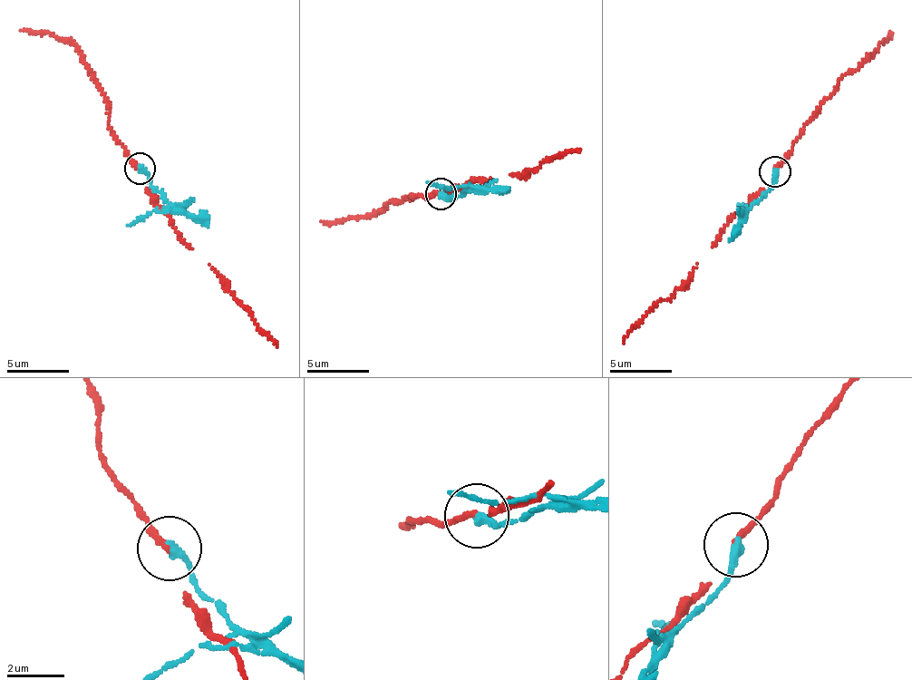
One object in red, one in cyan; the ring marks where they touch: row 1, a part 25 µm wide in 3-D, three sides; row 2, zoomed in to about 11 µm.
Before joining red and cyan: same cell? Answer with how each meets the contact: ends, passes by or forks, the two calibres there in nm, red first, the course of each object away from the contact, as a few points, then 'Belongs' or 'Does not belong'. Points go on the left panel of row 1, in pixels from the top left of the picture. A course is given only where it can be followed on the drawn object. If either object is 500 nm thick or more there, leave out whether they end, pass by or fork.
At the ring red passes by. At the ring cyan ends. Thickness 150 nm (red) against 320 nm. Course of red: (139, 169), (147, 188), (187, 244), (218, 272), (237, 300), (244, 306), (277, 347). Course of cyan: (139, 169), (172, 206), (153, 209), (127, 225). Does not belong

